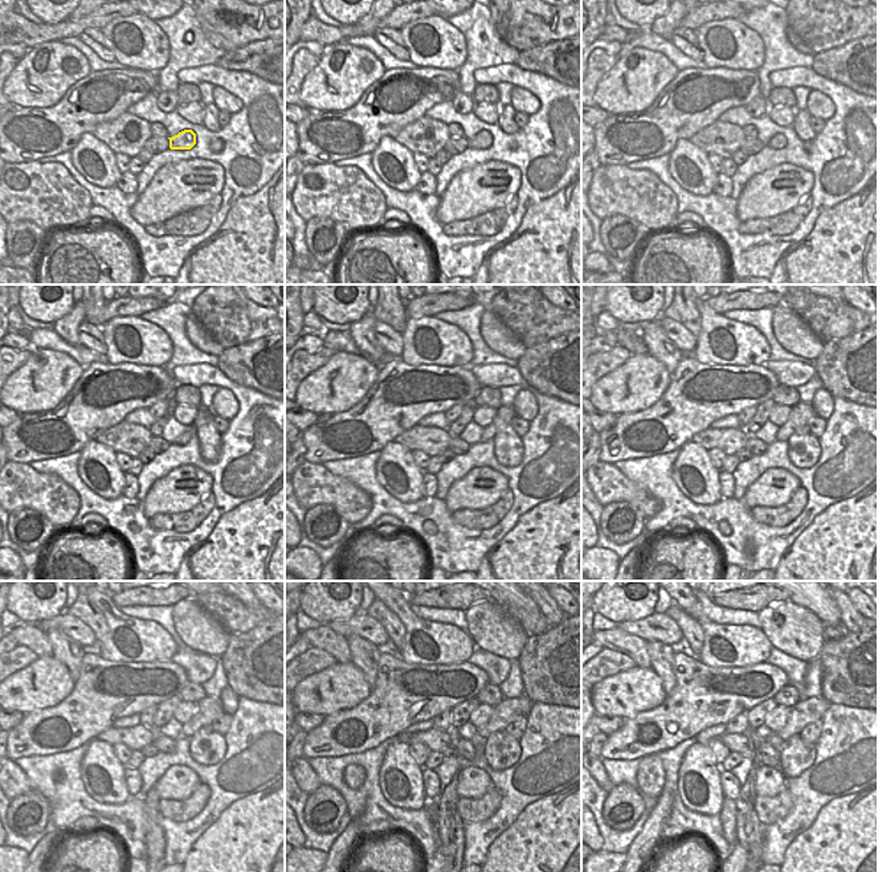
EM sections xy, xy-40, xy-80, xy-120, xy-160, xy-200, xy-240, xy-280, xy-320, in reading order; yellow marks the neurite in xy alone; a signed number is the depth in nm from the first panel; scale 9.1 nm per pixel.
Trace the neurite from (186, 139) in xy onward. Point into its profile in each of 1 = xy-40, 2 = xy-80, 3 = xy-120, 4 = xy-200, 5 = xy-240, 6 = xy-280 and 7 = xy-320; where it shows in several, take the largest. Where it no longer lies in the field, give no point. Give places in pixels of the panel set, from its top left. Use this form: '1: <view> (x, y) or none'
1: xy-40 (482, 140)
2: xy-80 (778, 142)
3: xy-120 (183, 439)
4: xy-200 (799, 416)
5: xy-240 (208, 709)
6: xy-280 (509, 709)
7: xy-320 (805, 711)

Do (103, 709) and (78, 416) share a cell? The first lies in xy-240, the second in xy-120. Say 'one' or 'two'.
one

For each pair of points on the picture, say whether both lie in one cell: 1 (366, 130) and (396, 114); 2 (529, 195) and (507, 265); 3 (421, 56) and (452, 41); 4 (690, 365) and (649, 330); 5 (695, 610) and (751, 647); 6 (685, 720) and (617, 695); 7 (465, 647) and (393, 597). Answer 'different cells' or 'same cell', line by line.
1: same cell
2: different cells
3: same cell
4: different cells
5: same cell
6: different cells
7: same cell

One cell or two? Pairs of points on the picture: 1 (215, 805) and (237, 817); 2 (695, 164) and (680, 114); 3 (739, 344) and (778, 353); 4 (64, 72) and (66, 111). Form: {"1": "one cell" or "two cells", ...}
{"1": "two cells", "2": "two cells", "3": "two cells", "4": "two cells"}

